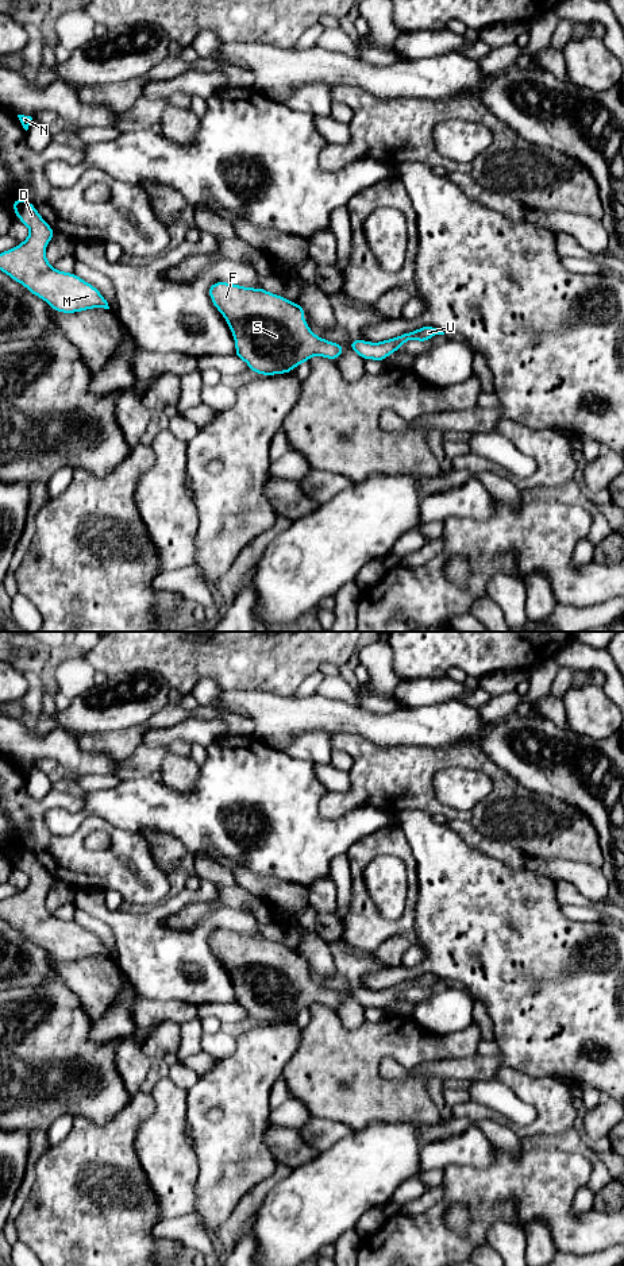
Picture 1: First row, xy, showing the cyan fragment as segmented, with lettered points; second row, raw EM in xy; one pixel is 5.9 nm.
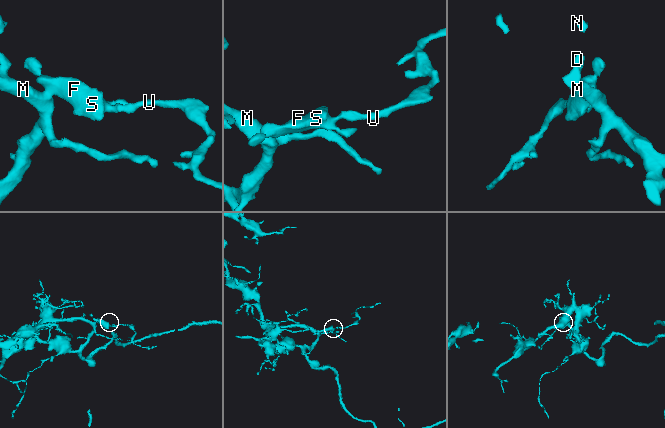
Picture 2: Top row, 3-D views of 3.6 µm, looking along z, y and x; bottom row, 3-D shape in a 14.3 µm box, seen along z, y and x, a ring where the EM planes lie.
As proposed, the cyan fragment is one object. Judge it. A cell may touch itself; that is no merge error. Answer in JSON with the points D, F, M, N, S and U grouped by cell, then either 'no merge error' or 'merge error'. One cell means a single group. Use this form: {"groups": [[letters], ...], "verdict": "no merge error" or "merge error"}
{"groups": [["D", "F", "M", "N", "S", "U"]], "verdict": "no merge error"}

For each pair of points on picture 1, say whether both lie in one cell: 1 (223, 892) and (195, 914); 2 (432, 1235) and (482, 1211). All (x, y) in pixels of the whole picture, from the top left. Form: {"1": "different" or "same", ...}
{"1": "same", "2": "same"}

